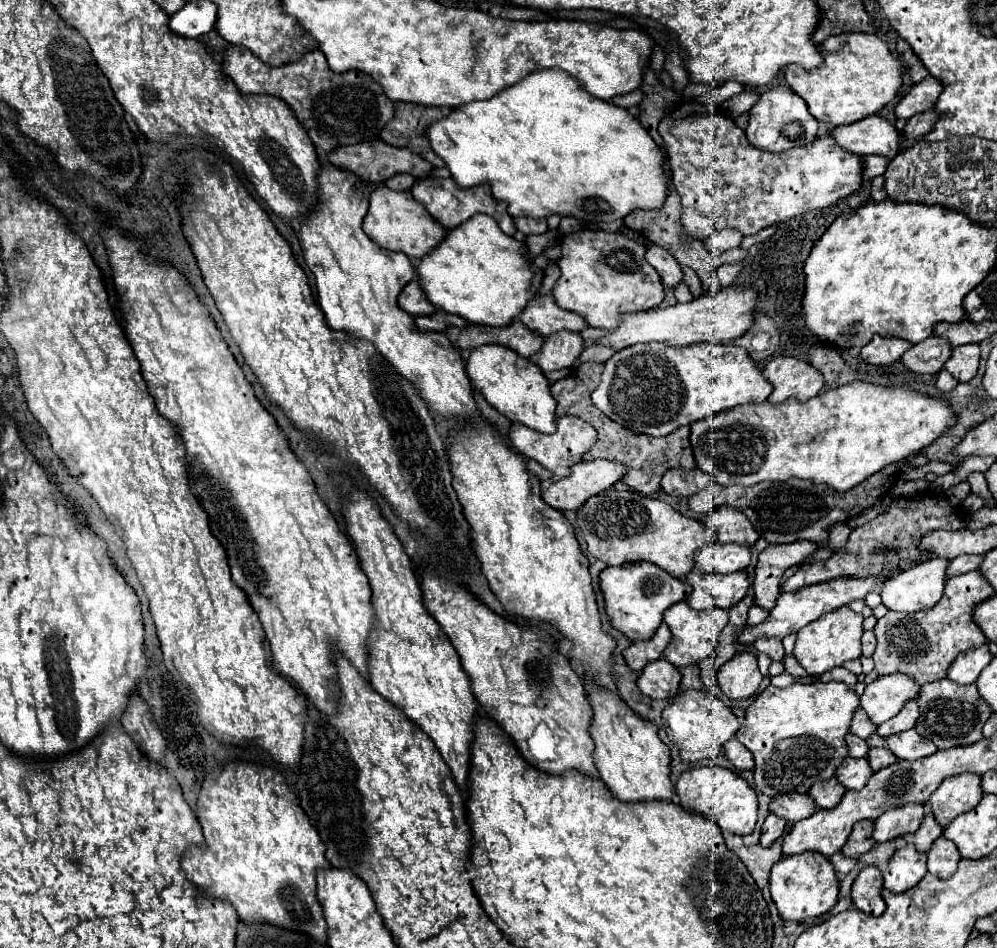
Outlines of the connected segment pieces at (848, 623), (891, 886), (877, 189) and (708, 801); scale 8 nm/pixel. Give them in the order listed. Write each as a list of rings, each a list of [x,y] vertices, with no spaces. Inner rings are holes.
[[[839,607],[809,623],[797,633],[795,659],[809,675],[821,675],[833,667],[843,665],[849,659],[861,657],[861,635],[863,635],[863,615],[851,611],[849,607]]]
[[[913,845],[897,849],[897,853],[891,857],[889,865],[883,871],[883,887],[893,893],[903,893],[915,887],[927,875],[925,861],[925,853],[919,853]]]
[[[875,177],[875,179],[871,181],[871,197],[873,197],[875,201],[887,199],[887,193],[885,193],[885,179],[883,179],[883,177]]]
[[[697,767],[679,775],[675,781],[679,805],[705,815],[709,821],[719,825],[721,831],[737,835],[749,835],[757,823],[757,795],[755,789],[725,767]]]

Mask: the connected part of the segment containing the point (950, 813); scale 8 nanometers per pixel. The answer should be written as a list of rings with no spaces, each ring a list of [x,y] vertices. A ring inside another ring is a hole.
[[[959,773],[947,777],[929,799],[931,811],[945,829],[957,815],[971,811],[981,801],[981,777],[975,773]]]

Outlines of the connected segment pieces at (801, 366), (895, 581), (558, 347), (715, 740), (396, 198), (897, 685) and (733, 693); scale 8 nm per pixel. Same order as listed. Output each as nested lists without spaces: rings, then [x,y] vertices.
[[[777,357],[767,363],[763,375],[771,381],[773,393],[771,403],[783,403],[789,397],[797,401],[807,401],[825,387],[823,375],[803,359],[797,357]]]
[[[933,557],[891,577],[881,589],[883,605],[887,609],[903,613],[931,609],[943,597],[947,565],[947,559]]]
[[[559,331],[545,337],[545,343],[537,355],[531,357],[535,365],[543,371],[555,369],[571,369],[577,357],[583,351],[583,339],[579,333],[573,331]]]
[[[683,691],[673,697],[671,705],[663,711],[663,723],[669,727],[673,743],[681,751],[685,763],[699,759],[713,759],[721,753],[723,745],[737,733],[739,721],[733,711],[717,697],[707,695],[705,691]]]
[[[377,187],[371,193],[369,211],[363,221],[363,231],[383,249],[387,251],[401,251],[411,259],[423,259],[429,255],[447,235],[447,229],[441,227],[433,217],[429,217],[427,209],[413,199],[409,191],[399,193],[387,187]]]
[[[893,673],[885,677],[877,677],[873,683],[865,687],[861,695],[861,707],[869,715],[875,725],[895,717],[907,701],[919,697],[919,685],[905,673]]]
[[[737,653],[717,671],[719,689],[733,701],[743,701],[755,695],[761,679],[755,653]]]

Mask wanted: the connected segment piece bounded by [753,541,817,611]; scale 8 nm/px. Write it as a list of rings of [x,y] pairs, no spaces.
[[[795,541],[785,545],[769,545],[759,555],[759,563],[755,567],[755,603],[765,611],[775,607],[777,597],[781,595],[779,581],[789,567],[801,565],[815,553],[817,545],[813,541]]]

